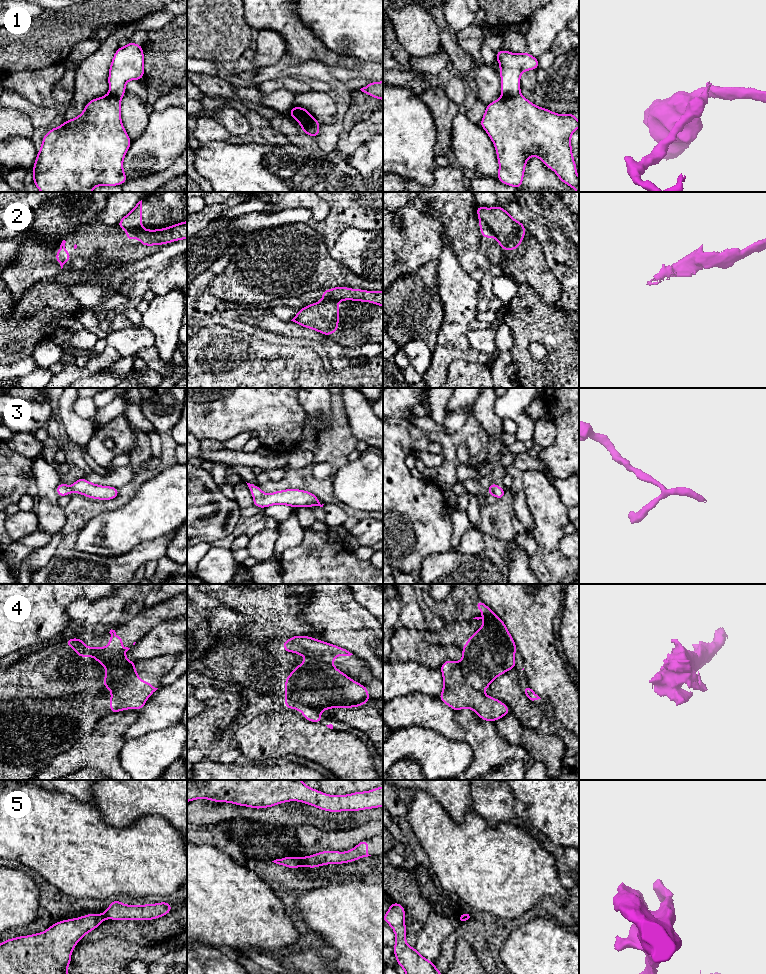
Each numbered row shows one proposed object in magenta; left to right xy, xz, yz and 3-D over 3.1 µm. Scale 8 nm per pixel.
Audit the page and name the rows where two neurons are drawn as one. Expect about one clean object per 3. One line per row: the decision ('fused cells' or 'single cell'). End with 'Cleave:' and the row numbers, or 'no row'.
1: fused cells
2: fused cells
3: single cell
4: fused cells
5: fused cells
Cleave: 1, 2, 4, 5

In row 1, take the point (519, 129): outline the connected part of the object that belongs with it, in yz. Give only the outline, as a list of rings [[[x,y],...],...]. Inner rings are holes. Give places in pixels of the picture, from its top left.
[[[519,93],[512,97],[502,96],[486,105],[485,113],[479,125],[487,132],[496,148],[499,163],[497,179],[501,183],[513,186],[519,190],[522,186],[527,160],[531,156],[537,156],[546,167],[556,173],[561,182],[579,192],[579,177],[577,176],[577,168],[571,146],[571,135],[579,128],[579,122],[574,113],[564,115],[553,113],[549,109],[534,105]]]

